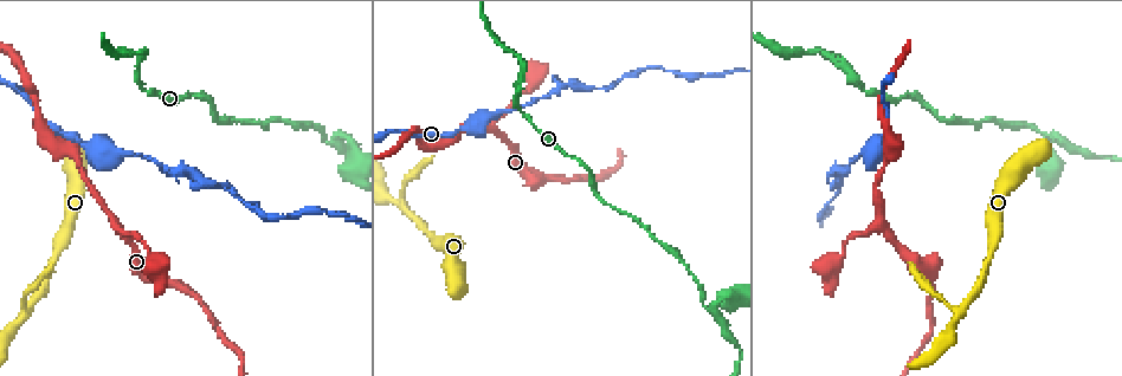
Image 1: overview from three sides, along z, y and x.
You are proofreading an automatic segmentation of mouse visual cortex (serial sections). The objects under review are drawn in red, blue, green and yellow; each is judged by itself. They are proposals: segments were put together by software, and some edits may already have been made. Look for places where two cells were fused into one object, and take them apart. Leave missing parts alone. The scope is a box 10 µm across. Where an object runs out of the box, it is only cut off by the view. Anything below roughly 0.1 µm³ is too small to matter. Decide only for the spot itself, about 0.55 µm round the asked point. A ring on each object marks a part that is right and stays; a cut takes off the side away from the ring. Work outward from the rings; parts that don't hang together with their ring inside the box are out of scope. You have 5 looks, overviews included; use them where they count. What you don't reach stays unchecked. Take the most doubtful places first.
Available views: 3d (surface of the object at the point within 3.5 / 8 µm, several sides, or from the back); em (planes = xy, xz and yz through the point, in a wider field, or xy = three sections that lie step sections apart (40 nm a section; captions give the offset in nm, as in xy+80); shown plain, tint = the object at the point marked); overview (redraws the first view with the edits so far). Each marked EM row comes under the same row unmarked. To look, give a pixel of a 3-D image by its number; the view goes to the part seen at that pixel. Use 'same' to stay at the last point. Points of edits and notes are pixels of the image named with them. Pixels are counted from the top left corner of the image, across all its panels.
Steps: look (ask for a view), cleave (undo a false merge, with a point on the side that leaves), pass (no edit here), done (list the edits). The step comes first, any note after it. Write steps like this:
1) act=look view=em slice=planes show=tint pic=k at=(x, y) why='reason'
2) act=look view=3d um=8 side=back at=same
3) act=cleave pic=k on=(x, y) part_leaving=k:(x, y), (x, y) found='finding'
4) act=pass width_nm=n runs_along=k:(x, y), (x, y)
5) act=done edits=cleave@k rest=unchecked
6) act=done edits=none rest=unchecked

act=look view=3d um=3.5 pic=1 at=(327, 144) why='two arms in line, one across'

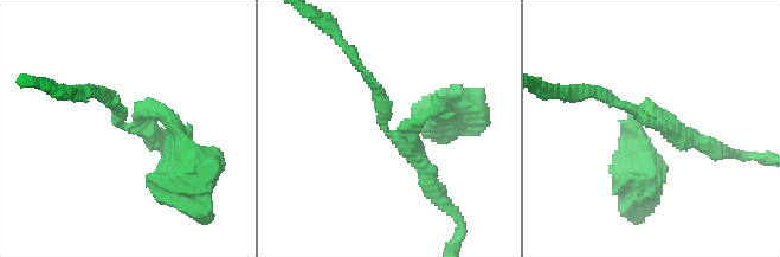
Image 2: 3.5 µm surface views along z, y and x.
act=look view=em slice=xy step=1 show=tint pic=2 at=(129, 127) arms=3 arm_widths_nm=150,200,200

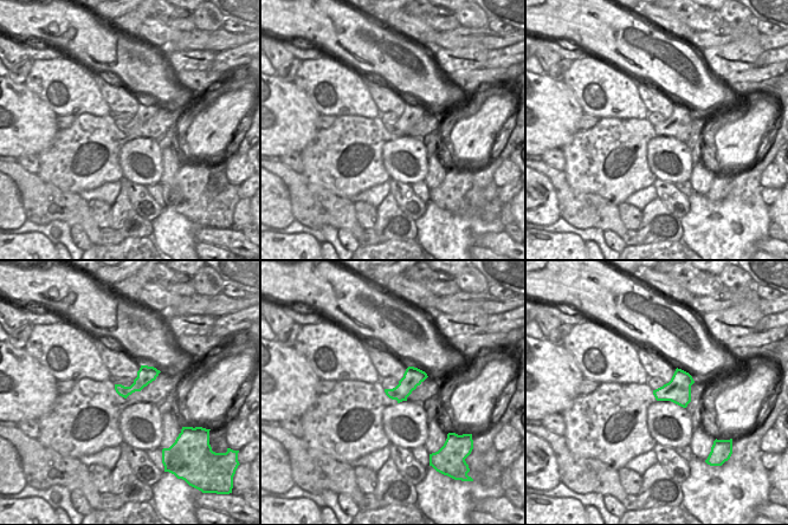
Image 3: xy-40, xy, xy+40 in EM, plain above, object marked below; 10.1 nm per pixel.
act=pass width_nm=200 runs_along=2:(103, 92), (128, 129), (154, 107), (175, 133) found='one cell here'

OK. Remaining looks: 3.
act=look view=3d um=8 pic=1 at=(883, 222) why='side arm on a straight run'

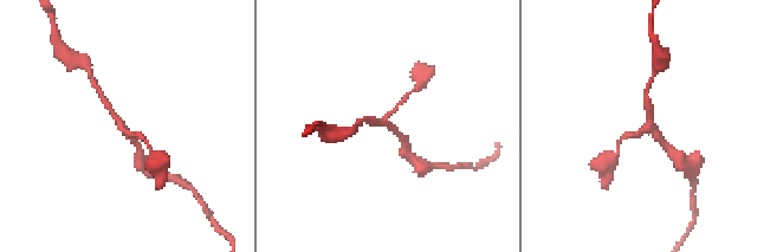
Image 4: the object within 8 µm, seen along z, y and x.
act=look view=3d um=3.5 at=same why='closer look'

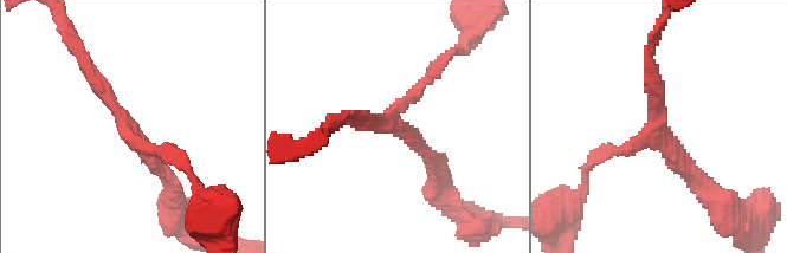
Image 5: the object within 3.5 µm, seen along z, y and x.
act=look view=em slice=xy step=2 show=tint pic=5 at=(659, 130) arms=3 arm_widths_nm=150,200,200 why='shape alone is not enough'

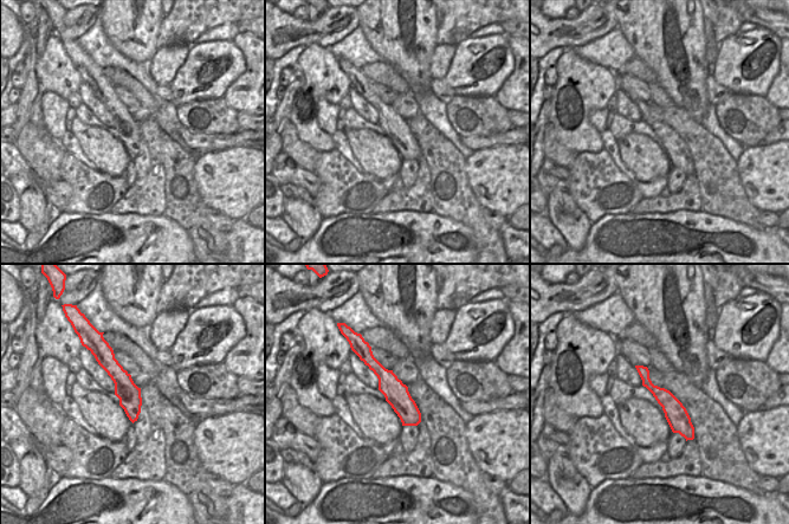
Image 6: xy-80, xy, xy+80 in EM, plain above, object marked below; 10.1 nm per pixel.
act=pass runs_along=6:(640, 368), (690, 437) found='continuous, no second cell'

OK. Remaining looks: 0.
act=done edits=none rest=unchecked

